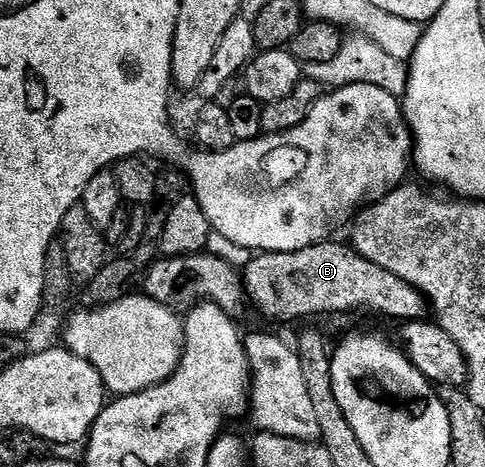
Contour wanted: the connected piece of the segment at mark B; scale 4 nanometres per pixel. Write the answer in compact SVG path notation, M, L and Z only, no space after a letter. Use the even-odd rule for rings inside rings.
M333 241L316 242L291 252L258 253L243 268L248 305L276 324L293 324L296 318L312 314L349 314L352 310L371 310L385 318L398 318L401 324L426 317L425 298L407 280L371 264L352 245L340 246Z

